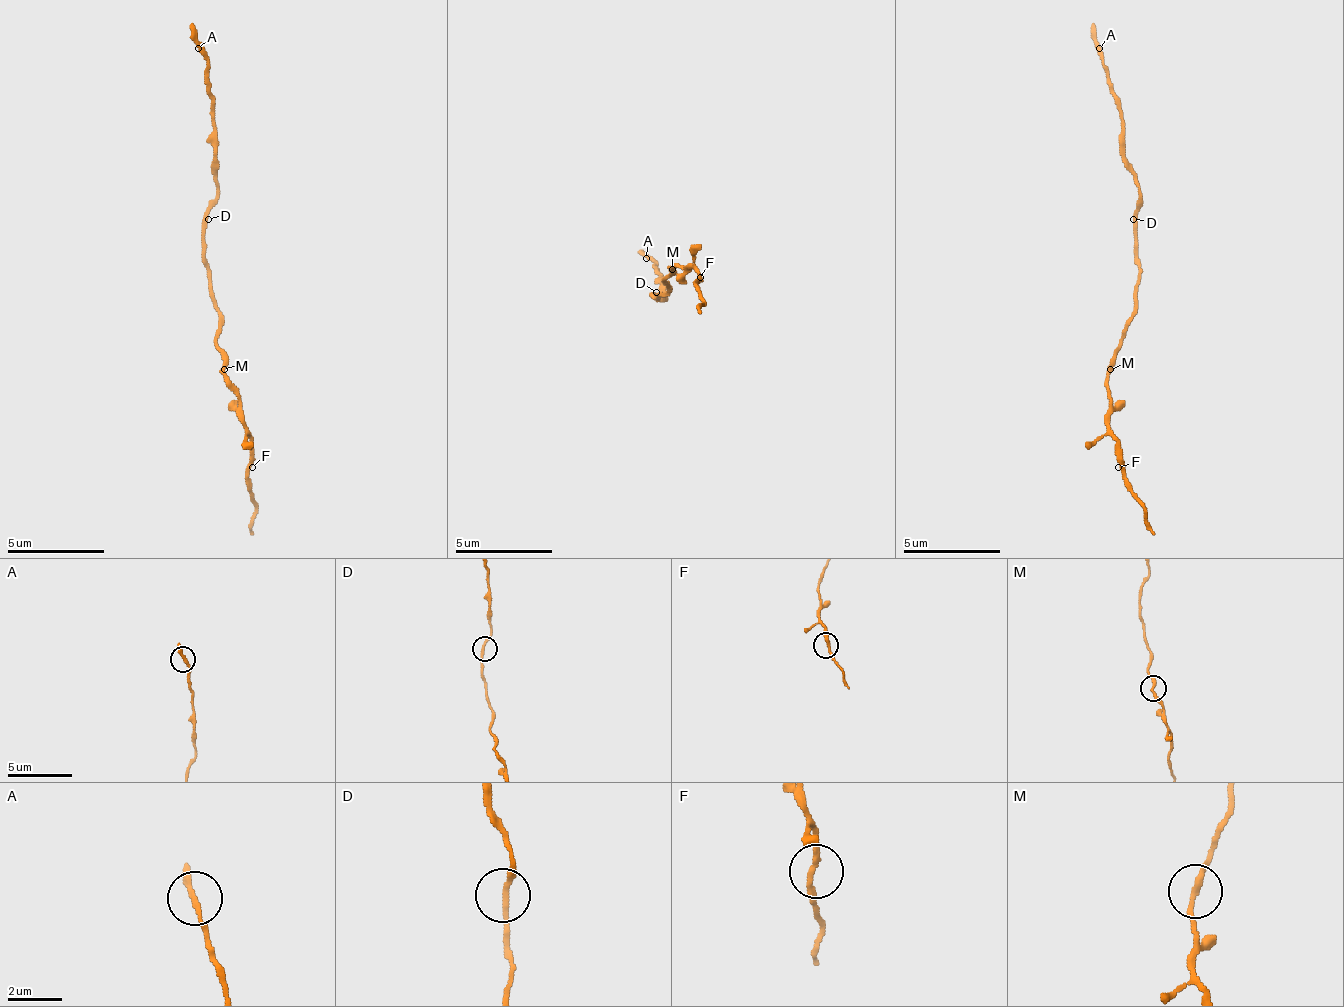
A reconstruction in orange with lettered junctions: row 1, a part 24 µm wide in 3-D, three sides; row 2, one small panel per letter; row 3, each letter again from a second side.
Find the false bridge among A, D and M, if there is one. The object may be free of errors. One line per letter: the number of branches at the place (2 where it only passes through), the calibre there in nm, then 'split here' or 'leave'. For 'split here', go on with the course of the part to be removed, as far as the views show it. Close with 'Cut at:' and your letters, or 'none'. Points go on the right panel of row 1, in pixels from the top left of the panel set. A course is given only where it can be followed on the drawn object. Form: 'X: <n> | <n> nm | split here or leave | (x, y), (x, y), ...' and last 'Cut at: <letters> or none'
A: 2 | 220 nm | leave
D: 2 | 240 nm | leave
M: 2 | 220 nm | leave
Cut at: none

